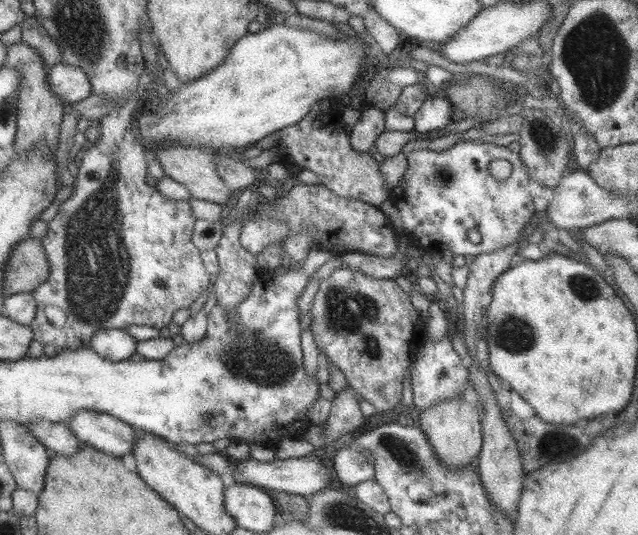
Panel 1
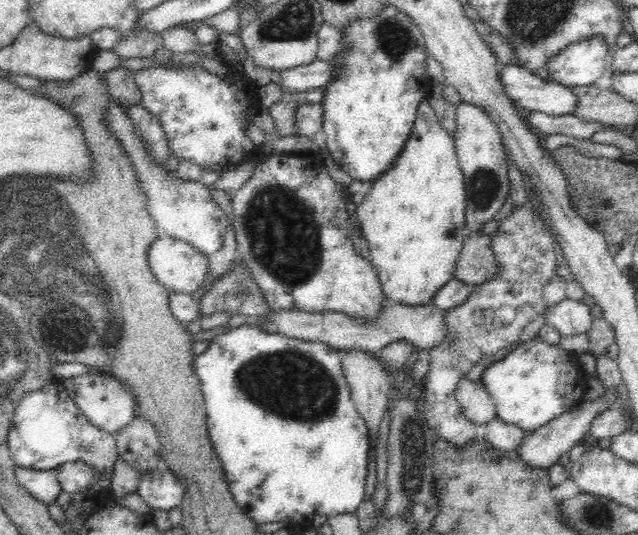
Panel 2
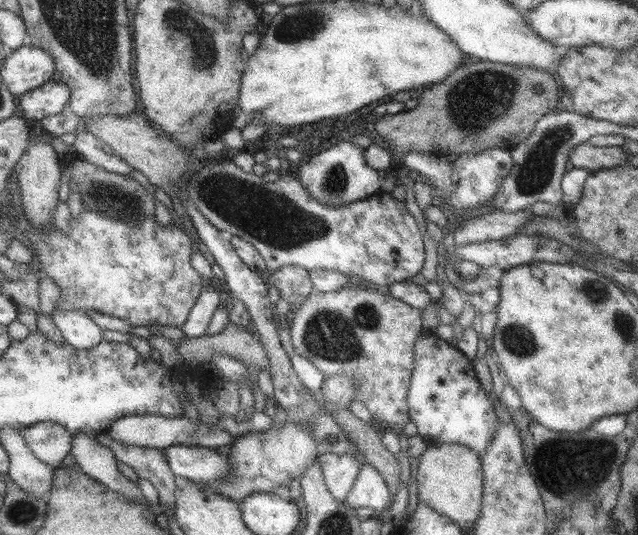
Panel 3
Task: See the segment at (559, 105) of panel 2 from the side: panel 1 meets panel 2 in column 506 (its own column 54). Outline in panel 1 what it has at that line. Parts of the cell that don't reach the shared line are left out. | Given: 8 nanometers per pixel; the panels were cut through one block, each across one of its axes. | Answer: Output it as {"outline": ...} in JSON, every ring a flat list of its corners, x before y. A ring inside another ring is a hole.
{"outline":[[61,62,48,66,46,87,68,104,83,100,90,94,90,84,78,66,67,66]]}

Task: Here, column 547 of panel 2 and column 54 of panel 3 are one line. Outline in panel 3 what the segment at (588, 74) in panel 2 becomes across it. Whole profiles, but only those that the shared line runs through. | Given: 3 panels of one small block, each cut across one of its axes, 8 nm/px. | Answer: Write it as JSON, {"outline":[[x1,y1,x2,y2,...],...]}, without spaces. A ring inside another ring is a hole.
{"outline":[[26,42,7,52,1,63,1,82,19,97,51,80,55,64,48,52]]}

